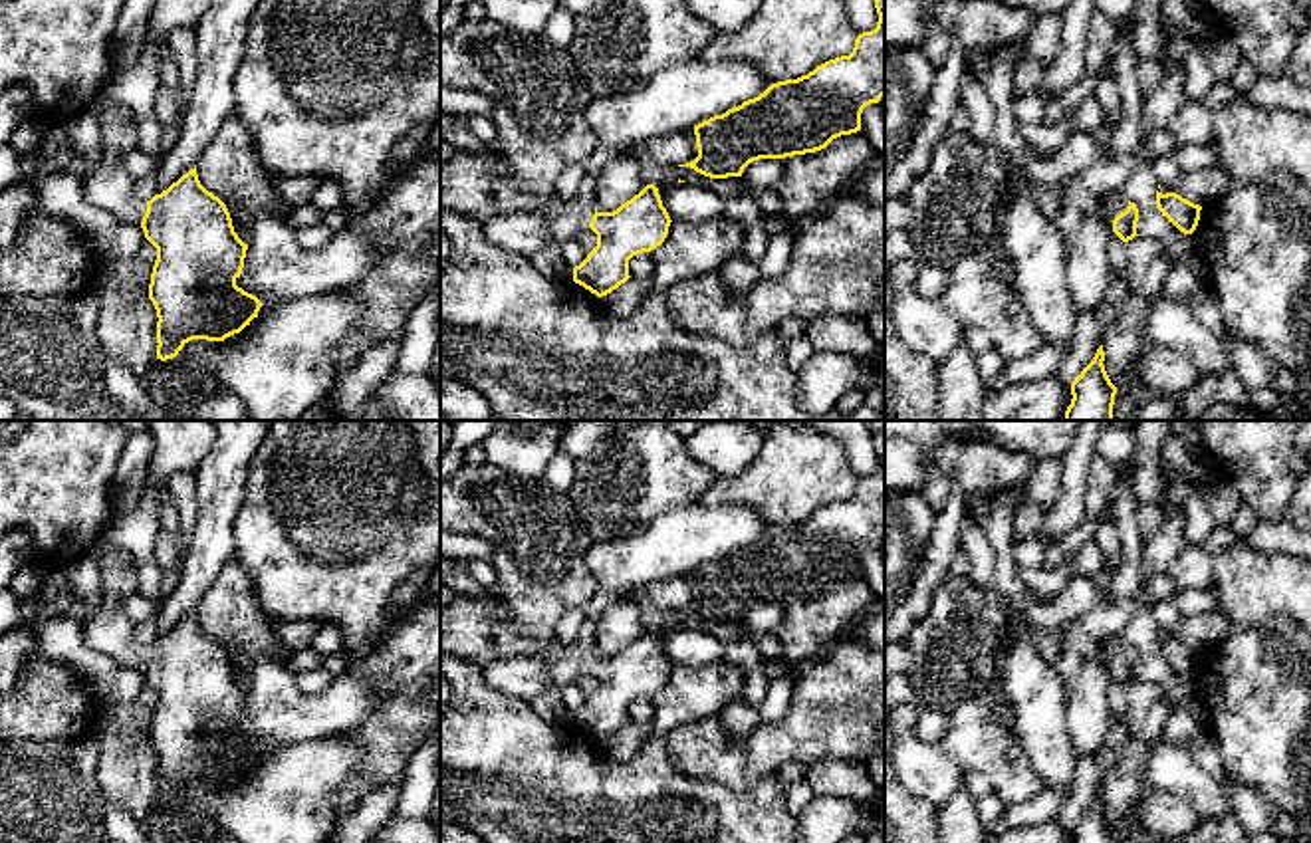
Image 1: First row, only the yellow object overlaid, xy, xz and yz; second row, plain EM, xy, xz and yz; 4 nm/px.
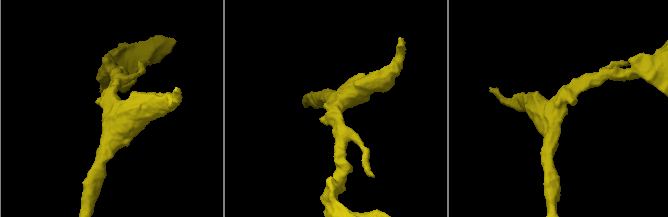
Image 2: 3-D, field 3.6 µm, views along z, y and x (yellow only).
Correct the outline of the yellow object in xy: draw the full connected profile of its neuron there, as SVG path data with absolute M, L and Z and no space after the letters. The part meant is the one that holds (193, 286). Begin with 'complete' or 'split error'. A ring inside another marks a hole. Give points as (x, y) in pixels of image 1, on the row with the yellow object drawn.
split error | M99 93L89 111L103 133L103 159L83 179L83 196L123 222L139 224L157 248L149 300L157 309L157 359L167 361L192 339L224 341L240 333L262 301L236 286L248 244L234 232L226 204L208 192L196 167L151 200L137 196L125 157L139 147L127 107Z

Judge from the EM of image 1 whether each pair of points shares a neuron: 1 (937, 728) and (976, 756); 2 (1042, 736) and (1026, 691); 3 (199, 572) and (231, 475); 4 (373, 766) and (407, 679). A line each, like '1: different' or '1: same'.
1: different
2: same
3: same
4: same

